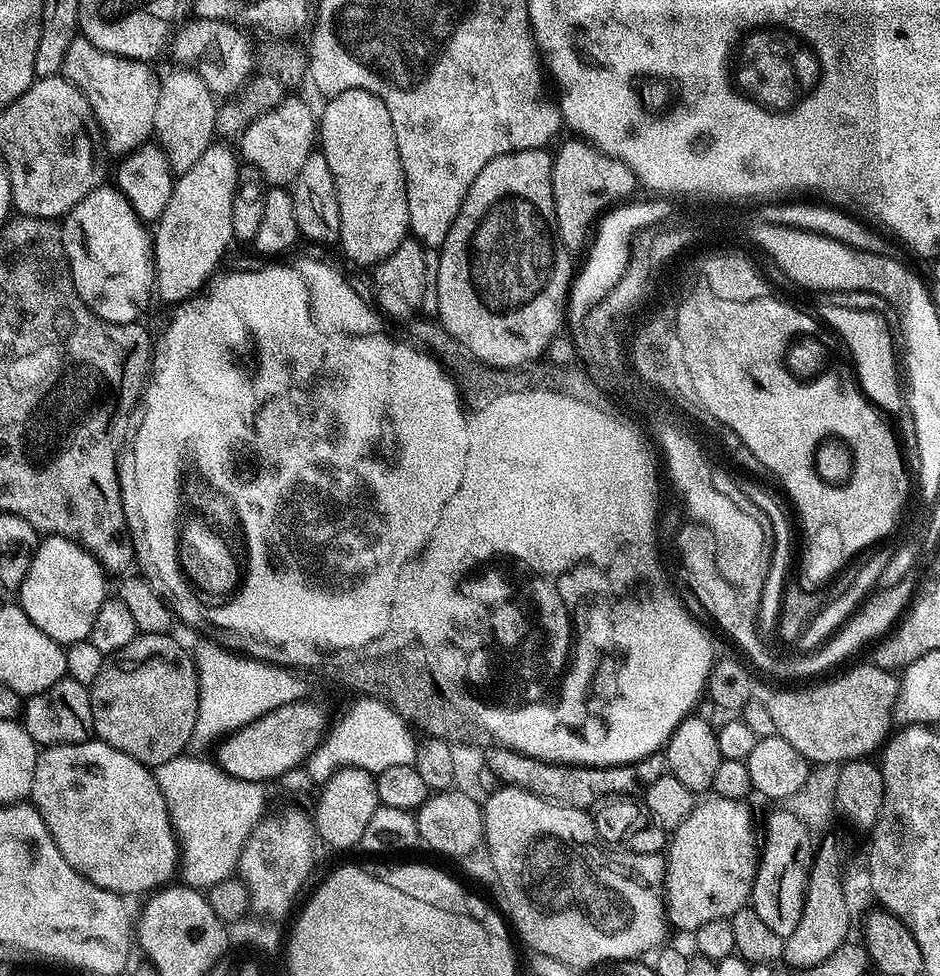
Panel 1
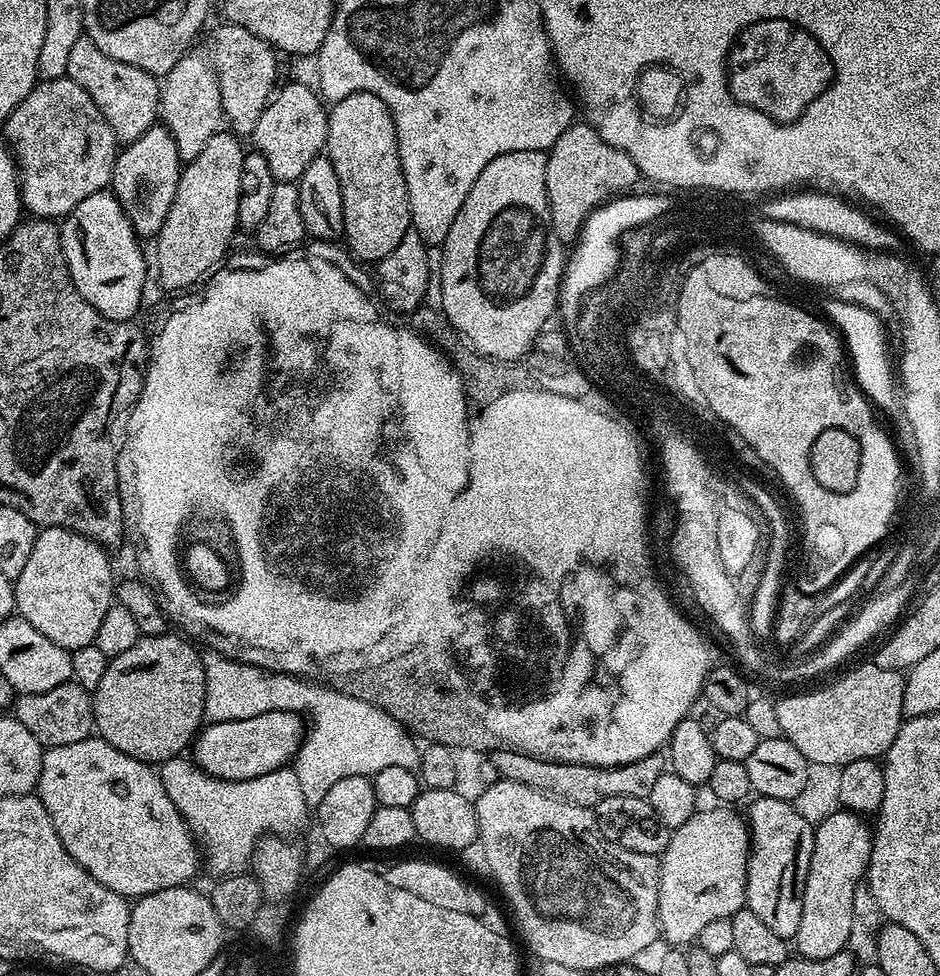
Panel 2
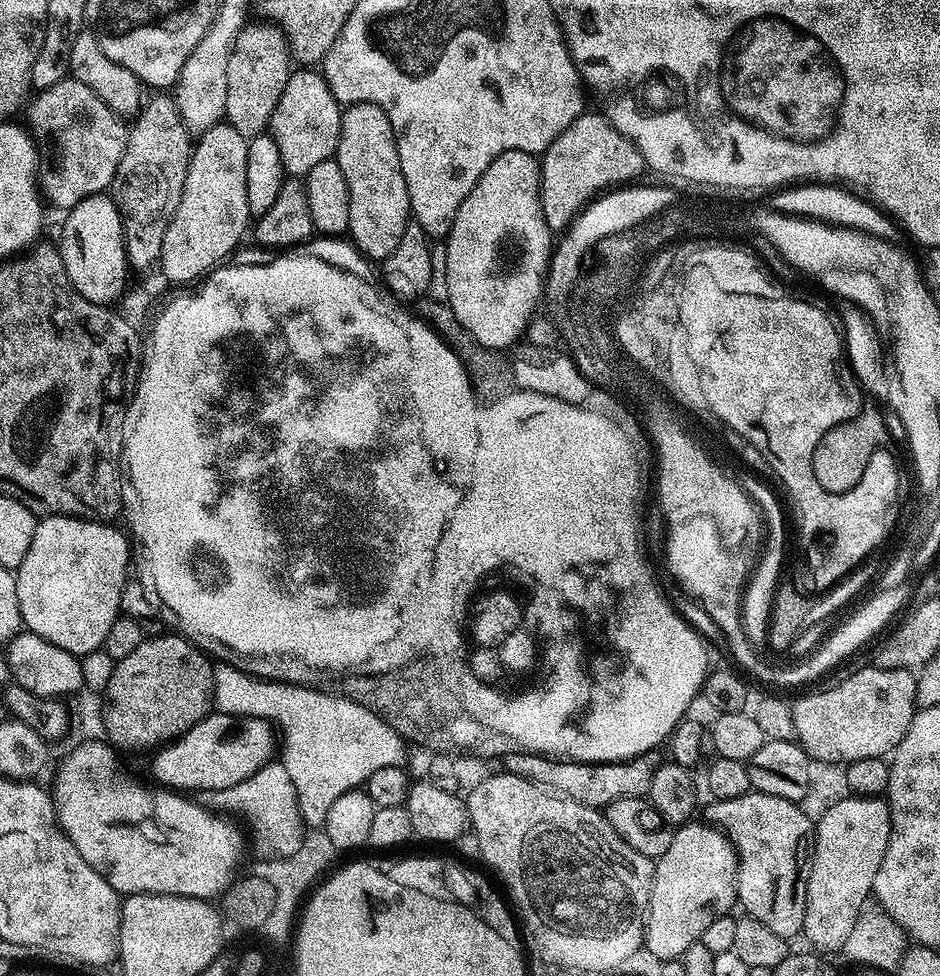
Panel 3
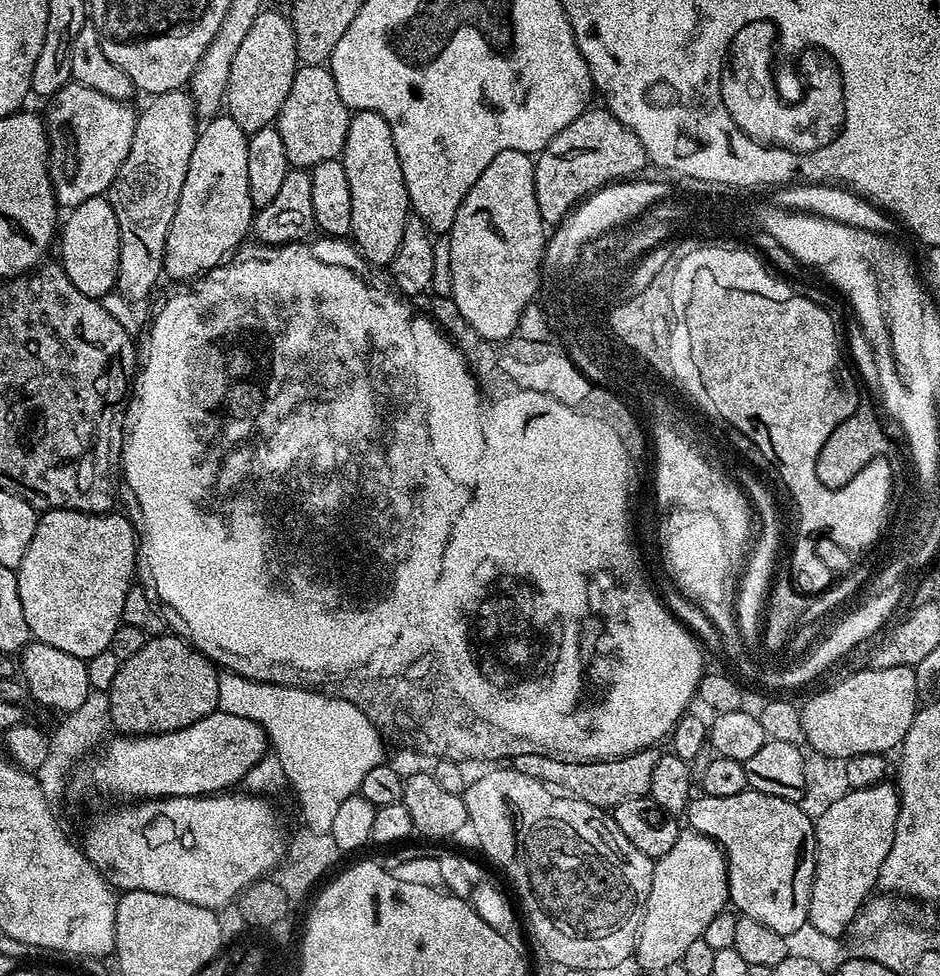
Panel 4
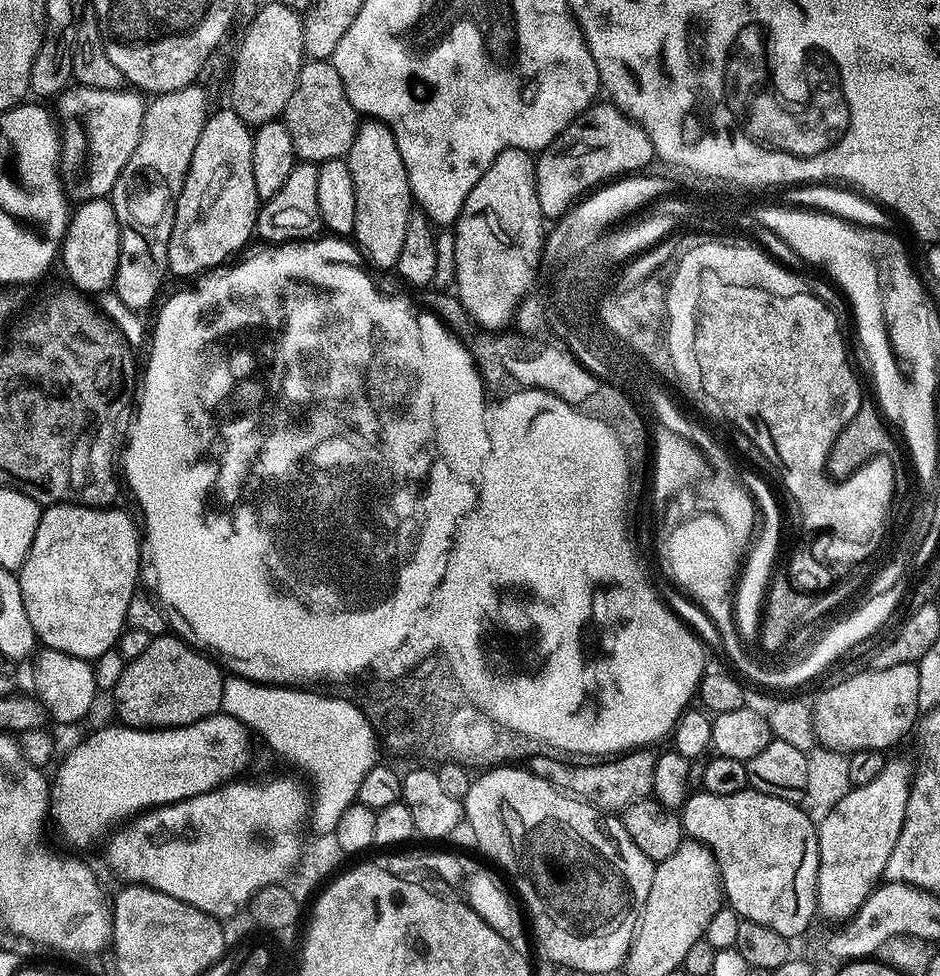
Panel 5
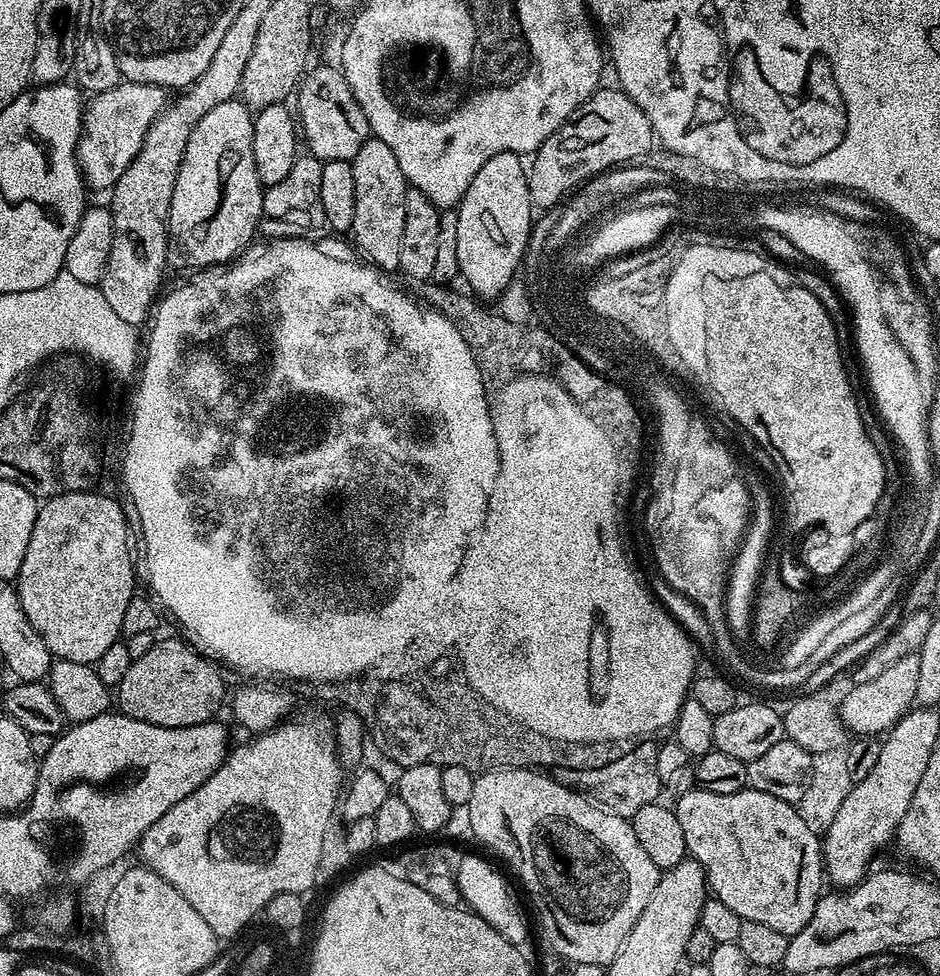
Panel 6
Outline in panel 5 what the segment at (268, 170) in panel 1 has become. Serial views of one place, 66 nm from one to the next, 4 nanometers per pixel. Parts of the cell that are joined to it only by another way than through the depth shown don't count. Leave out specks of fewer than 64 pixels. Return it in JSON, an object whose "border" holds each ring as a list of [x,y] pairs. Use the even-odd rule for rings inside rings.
{"border":[[[309,59],[303,64],[294,94],[284,107],[282,122],[290,130],[294,150],[301,161],[319,166],[325,160],[347,157],[356,137],[358,113],[350,98],[346,98],[342,78],[338,78],[338,70],[331,62]]]}

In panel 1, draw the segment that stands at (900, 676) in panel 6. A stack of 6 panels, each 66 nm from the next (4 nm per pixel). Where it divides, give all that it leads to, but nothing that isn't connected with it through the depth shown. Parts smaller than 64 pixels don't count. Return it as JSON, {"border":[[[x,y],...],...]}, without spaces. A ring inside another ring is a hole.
{"border":[[[871,662],[860,664],[849,670],[845,676],[837,680],[828,680],[825,684],[816,684],[813,688],[800,688],[797,692],[776,692],[767,697],[766,703],[770,719],[776,727],[776,735],[786,738],[798,754],[805,756],[813,765],[836,764],[849,760],[859,760],[867,757],[885,743],[888,726],[894,720],[896,694],[900,689],[897,677],[884,668]]]}

